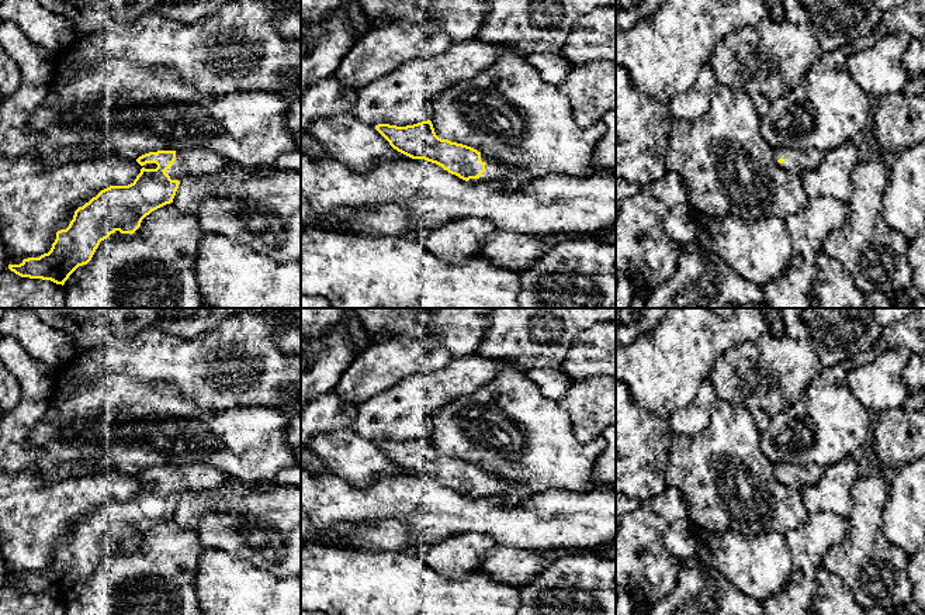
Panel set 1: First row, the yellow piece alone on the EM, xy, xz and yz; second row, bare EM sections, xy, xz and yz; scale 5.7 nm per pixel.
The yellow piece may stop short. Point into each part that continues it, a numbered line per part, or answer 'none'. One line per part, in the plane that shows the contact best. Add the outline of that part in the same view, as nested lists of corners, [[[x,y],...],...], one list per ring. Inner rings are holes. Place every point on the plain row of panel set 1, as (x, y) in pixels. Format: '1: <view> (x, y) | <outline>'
1: xz (495, 487) | [[[481,469],[481,476],[485,478],[485,487],[478,494],[470,494],[471,500],[481,498],[503,498],[510,501],[519,501],[522,498],[530,498],[536,494],[530,488],[516,488],[515,486],[506,483],[503,478],[491,474]]]

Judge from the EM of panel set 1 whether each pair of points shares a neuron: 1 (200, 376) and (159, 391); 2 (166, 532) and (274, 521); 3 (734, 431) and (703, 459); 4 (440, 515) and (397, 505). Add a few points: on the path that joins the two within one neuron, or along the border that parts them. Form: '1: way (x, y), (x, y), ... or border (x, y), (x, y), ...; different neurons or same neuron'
1: border (142, 380), (170, 383), (183, 398), (201, 406); different neurons
2: border (173, 517), (182, 527), (190, 528), (203, 546); different neurons
3: way (727, 438), (710, 452); same neuron
4: way (429, 510), (416, 510), (408, 505); same neuron

